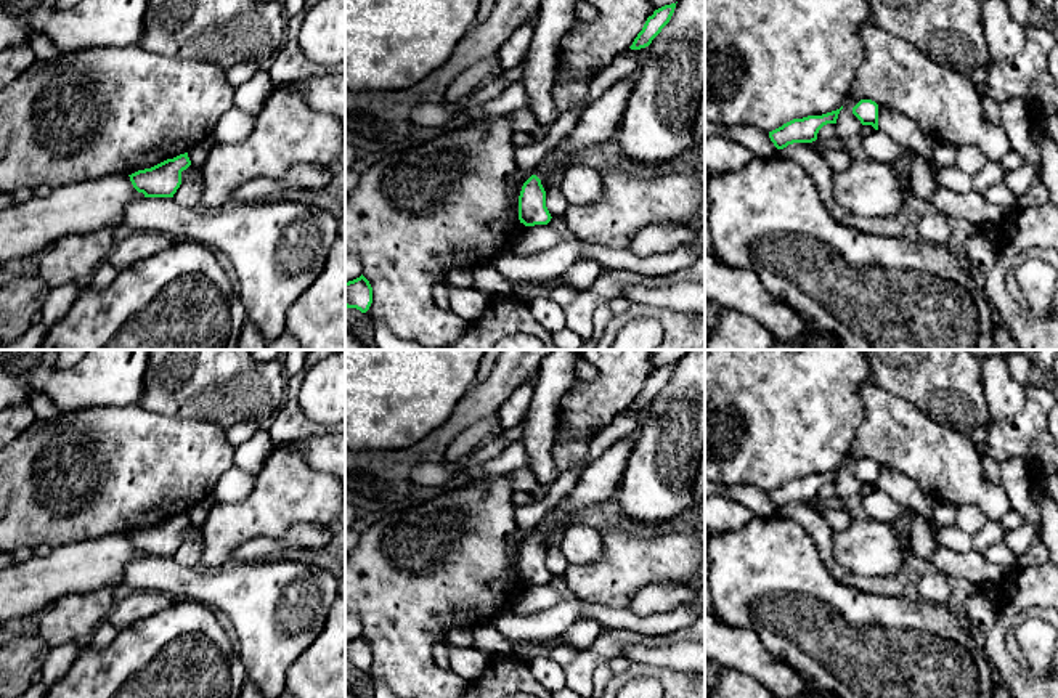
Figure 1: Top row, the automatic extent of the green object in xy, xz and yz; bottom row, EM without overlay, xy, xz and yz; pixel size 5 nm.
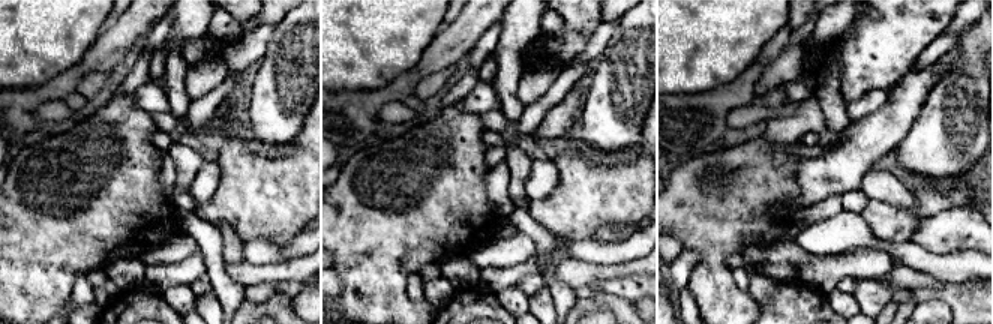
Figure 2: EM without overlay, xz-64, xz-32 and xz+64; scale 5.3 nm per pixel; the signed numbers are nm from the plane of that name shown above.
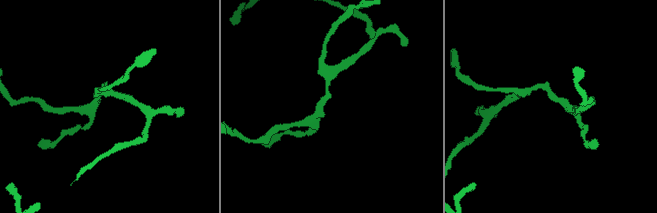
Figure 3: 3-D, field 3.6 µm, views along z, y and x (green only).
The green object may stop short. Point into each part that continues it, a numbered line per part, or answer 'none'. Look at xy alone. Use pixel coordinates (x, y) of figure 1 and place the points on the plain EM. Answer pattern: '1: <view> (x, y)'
none

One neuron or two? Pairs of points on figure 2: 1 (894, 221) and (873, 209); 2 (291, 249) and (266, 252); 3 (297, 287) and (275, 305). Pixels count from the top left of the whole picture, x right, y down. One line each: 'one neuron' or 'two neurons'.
1: one neuron
2: one neuron
3: two neurons

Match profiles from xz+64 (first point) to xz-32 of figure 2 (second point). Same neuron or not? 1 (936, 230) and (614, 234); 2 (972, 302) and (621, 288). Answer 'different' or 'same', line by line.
1: same
2: different

